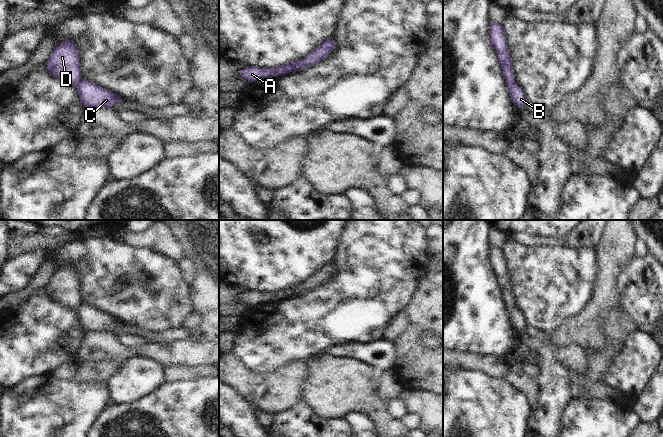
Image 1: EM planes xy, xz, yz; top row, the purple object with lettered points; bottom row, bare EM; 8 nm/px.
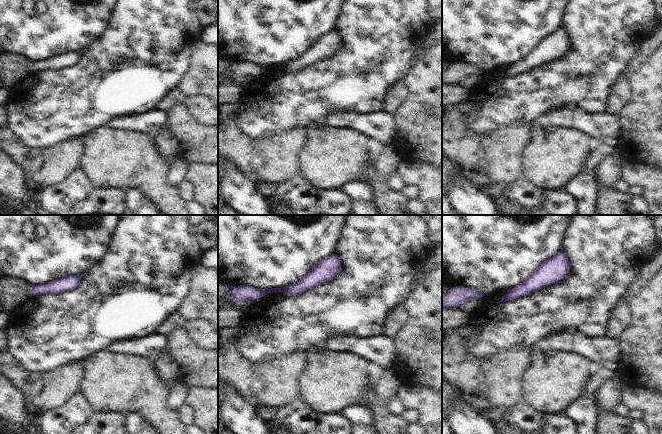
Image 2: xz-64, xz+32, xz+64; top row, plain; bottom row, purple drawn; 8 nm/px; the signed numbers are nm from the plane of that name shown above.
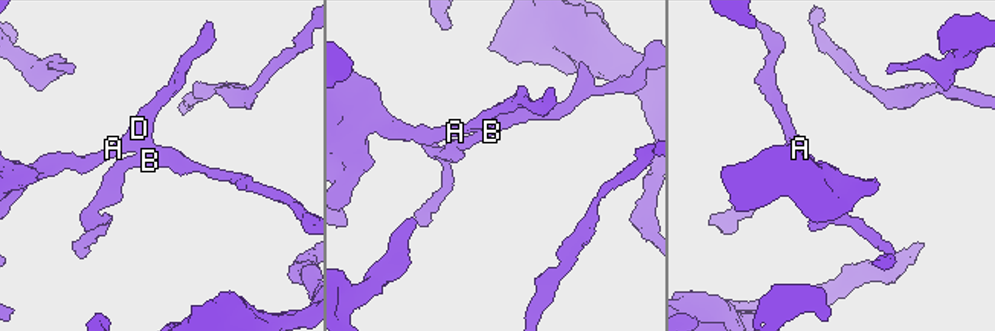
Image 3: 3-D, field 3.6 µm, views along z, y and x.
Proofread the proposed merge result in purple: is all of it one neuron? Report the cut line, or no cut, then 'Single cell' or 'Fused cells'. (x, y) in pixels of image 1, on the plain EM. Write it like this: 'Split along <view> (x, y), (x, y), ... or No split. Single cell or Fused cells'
Split along xz (300, 284), (300, 288), (291, 295). Fused cells.

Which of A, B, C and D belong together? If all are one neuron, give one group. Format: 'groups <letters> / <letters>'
groups A D / B C

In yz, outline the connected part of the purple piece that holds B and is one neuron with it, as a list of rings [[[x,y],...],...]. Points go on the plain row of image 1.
[[[507,307],[507,313],[511,326],[519,333],[523,332],[524,328],[528,325],[523,314],[517,308]]]

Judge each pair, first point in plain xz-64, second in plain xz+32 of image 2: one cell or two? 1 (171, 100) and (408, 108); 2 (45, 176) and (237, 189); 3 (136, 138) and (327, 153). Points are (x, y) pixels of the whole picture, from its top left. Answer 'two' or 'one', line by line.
1: two
2: two
3: one

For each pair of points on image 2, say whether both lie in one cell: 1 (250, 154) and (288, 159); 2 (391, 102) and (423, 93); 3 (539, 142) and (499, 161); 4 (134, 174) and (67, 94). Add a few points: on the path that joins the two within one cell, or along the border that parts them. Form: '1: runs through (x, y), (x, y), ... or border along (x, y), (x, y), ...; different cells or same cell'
1: runs through (259, 159), (279, 159); same cell
2: border along (403, 80), (407, 89), (407, 97), (391, 113); different cells
3: border along (531, 128), (530, 141), (522, 152), (522, 174); different cells
4: border along (107, 124), (97, 127), (81, 137); different cells

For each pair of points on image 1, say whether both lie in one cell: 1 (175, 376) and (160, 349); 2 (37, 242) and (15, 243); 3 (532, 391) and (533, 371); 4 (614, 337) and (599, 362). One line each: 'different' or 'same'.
1: different
2: same
3: different
4: same

